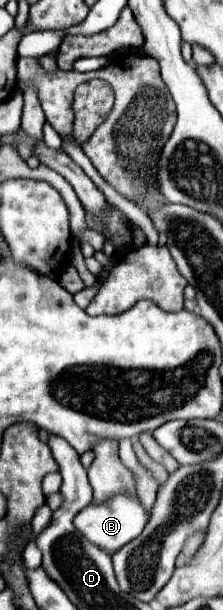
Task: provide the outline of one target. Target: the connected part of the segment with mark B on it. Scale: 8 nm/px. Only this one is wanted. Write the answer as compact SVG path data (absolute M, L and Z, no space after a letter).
M113 497L113 501L107 501L105 505L87 505L73 519L75 527L83 533L83 537L87 537L87 541L91 541L93 545L97 545L99 549L103 549L111 555L115 551L119 551L123 545L127 545L129 541L133 541L135 537L139 537L143 527L147 525L147 521L149 521L149 517L137 497Z

